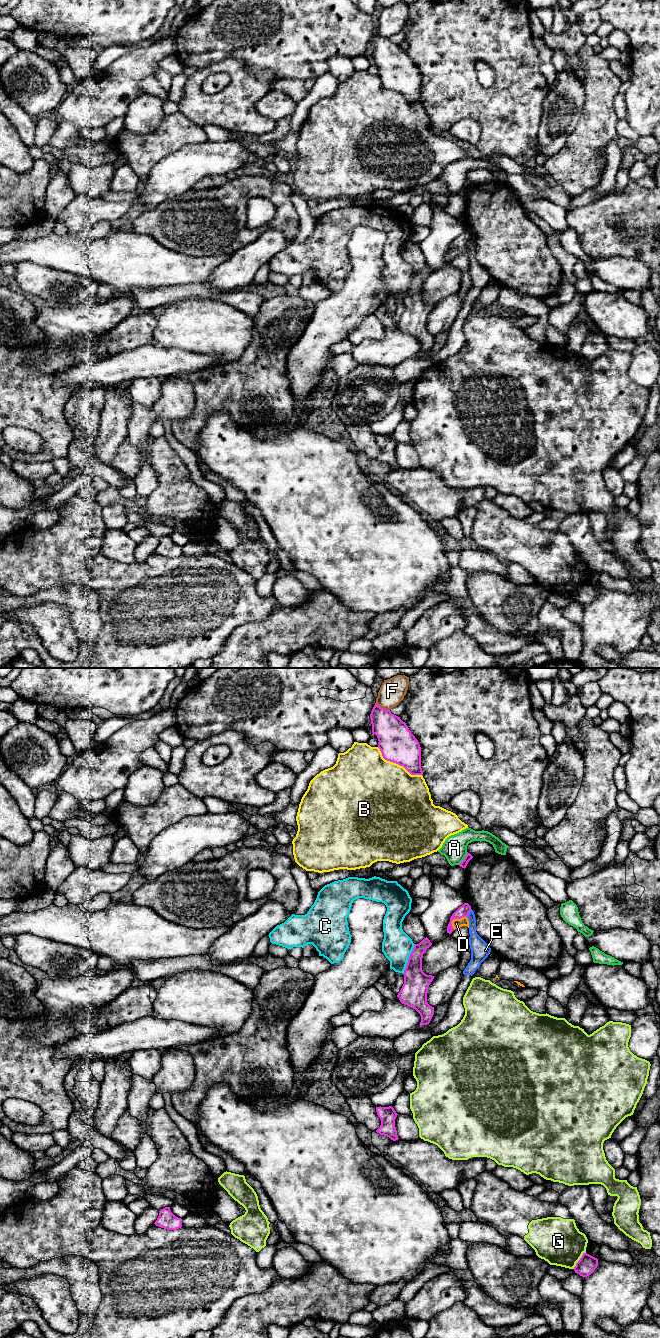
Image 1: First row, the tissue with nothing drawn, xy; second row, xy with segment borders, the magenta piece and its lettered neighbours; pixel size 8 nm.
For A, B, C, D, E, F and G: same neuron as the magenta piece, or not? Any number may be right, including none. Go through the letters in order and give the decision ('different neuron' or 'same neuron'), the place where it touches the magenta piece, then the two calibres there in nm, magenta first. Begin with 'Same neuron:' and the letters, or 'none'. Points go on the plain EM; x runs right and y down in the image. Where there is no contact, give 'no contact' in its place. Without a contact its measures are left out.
Same neuron: D
A: different neuron; contact xy (464, 186); calibres 60 and 200 nm
B: different neuron; contact xy (398, 92); calibres 300 and 500 nm
C: different neuron; contact xy (408, 287); calibres 200 and 240 nm
D: same neuron; contact xy (455, 246); calibres 90 and 80 nm
E: different neuron; contact xy (468, 241); calibres 90 and 120 nm
F: different neuron; contact xy (382, 36); calibres 260 and 200 nm
G: different neuron; contact xy (579, 588); calibres 150 and 380 nm

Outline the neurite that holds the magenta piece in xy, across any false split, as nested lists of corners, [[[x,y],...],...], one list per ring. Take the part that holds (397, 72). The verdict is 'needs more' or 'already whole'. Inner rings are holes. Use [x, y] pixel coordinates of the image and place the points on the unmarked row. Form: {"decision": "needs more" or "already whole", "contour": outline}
{"decision": "already whole", "contour": [[[375,31],[370,42],[372,61],[378,66],[378,76],[385,88],[403,94],[411,103],[422,103],[421,75],[418,68],[411,61],[408,54],[400,45],[385,38]]]}

